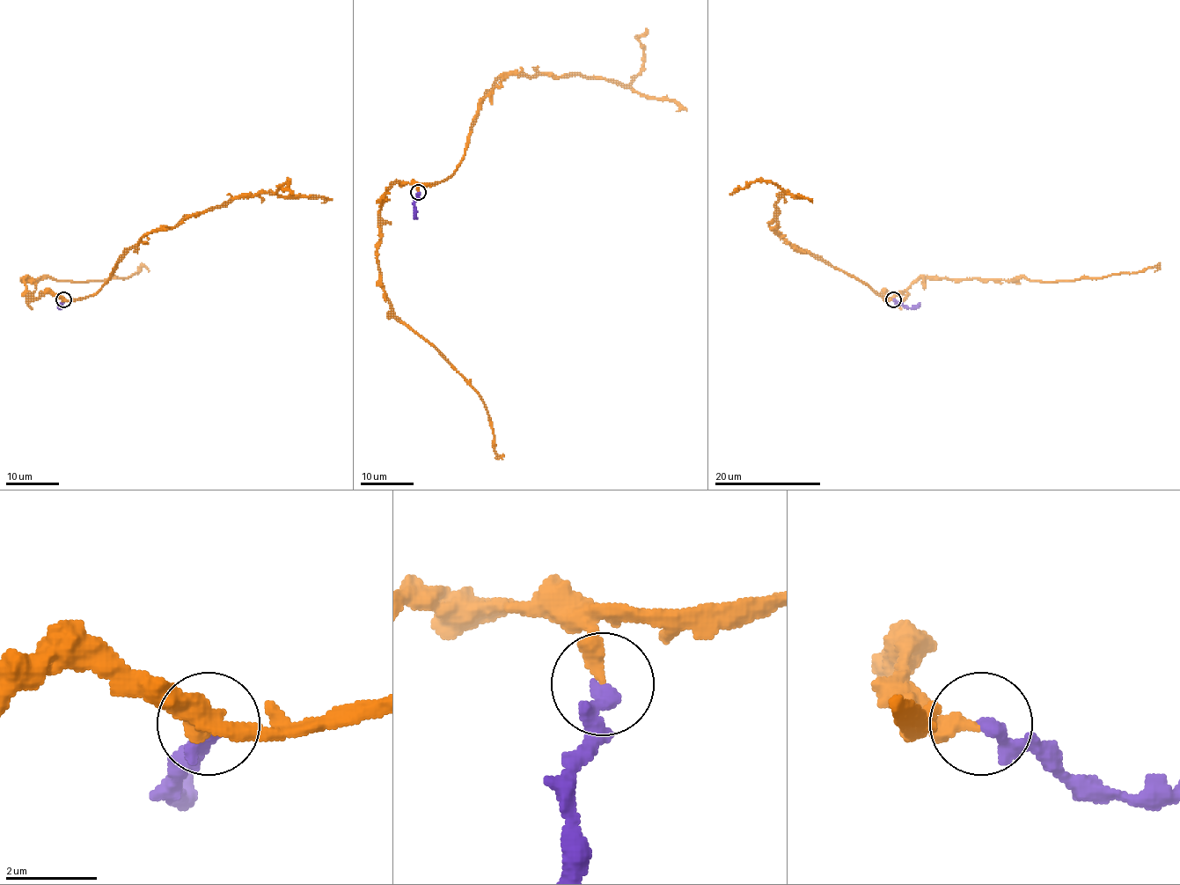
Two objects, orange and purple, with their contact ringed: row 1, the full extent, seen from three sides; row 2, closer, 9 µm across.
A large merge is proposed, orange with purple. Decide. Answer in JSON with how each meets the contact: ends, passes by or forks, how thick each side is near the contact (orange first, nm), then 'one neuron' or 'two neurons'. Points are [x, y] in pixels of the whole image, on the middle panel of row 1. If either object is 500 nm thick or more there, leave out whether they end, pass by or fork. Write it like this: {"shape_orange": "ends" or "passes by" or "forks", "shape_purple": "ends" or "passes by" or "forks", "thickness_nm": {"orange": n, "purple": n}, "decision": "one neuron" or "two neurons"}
{"shape_orange": "ends", "shape_purple": "ends", "thickness_nm": {"orange": 360, "purple": 340}, "decision": "one neuron"}

